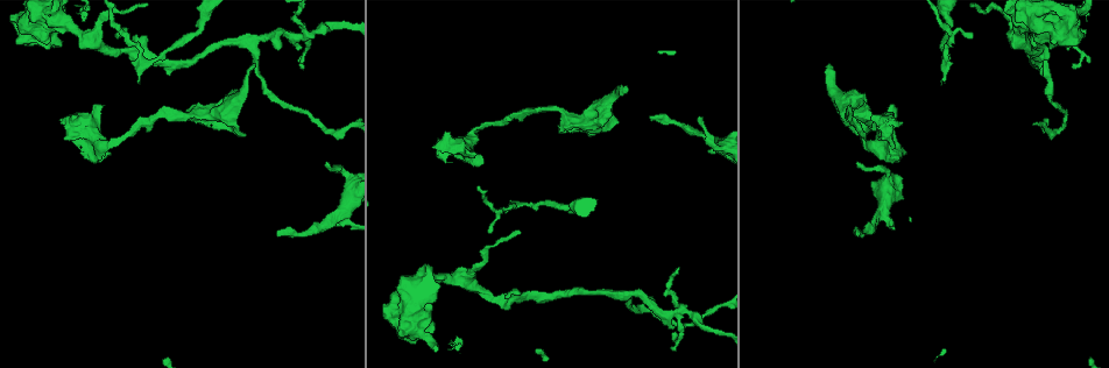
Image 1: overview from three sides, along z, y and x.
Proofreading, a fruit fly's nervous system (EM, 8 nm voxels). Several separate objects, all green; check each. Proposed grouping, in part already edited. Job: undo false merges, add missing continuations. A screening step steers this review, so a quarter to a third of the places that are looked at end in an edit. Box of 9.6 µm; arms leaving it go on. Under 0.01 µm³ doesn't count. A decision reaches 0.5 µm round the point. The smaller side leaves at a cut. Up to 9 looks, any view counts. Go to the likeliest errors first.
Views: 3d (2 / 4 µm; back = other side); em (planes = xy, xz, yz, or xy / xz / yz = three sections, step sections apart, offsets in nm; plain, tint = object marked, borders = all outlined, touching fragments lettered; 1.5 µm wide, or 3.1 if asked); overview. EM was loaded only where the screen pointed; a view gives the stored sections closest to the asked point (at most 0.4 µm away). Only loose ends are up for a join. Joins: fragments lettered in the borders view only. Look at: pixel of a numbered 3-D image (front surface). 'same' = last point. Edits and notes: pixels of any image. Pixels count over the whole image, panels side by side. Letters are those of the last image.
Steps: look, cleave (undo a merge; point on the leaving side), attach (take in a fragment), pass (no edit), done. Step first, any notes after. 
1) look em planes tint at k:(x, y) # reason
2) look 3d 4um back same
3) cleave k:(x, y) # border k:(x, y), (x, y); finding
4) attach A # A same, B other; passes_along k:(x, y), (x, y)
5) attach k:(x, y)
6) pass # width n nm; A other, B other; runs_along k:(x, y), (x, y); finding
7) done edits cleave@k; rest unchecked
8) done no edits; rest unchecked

look 3d 4um back at 1:(328, 164)

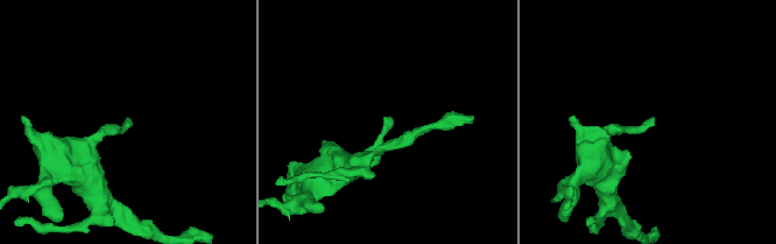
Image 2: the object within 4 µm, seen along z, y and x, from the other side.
look em xz step 8 borders at 2:(387, 117) # shape alone is not enough

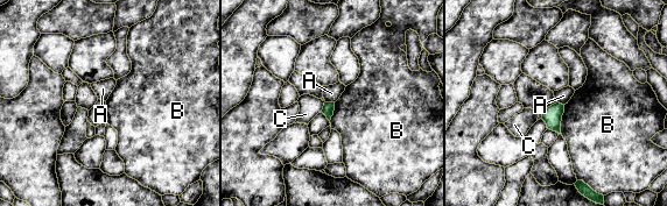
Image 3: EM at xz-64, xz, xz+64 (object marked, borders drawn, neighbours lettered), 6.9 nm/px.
pass # A other, B other, C other; border 3:(325, 101), (334, 102); none of them fits

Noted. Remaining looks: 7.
look 3d 2um at 1:(509, 200) # tapers out

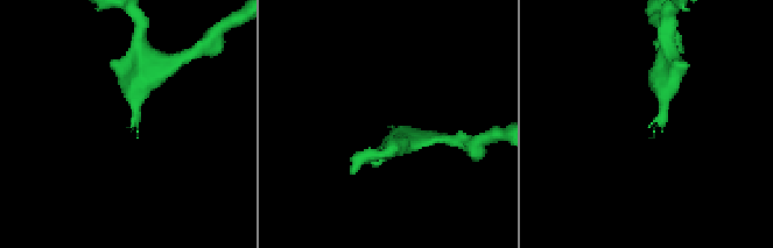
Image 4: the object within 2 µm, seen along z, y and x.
look em planes borders at 4:(392, 126) # need the tissue

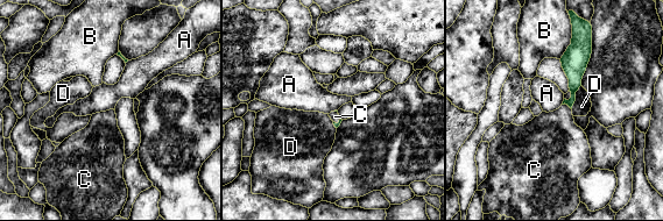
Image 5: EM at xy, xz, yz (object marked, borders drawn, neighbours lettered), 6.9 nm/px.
attach C # A other, B other, C same, D other; it goes on there

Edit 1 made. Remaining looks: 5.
look em xy step 8 borders at 1:(310, 33) # three arms meet

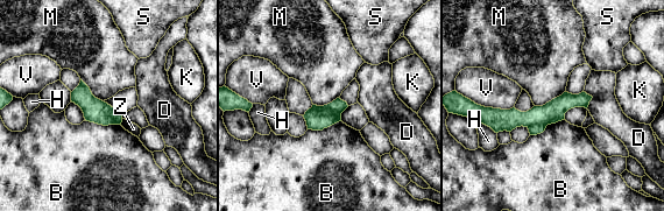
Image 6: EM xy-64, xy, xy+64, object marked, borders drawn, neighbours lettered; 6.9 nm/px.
cleave 6:(316, 118) # B other, D other, H other, K other, M other, S other, V other, Z other; border 6:(322, 106), (326, 112), (341, 112); a second neuron is stuck on

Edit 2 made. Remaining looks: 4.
done edits attach@5, cleave@6; rest unchecked

